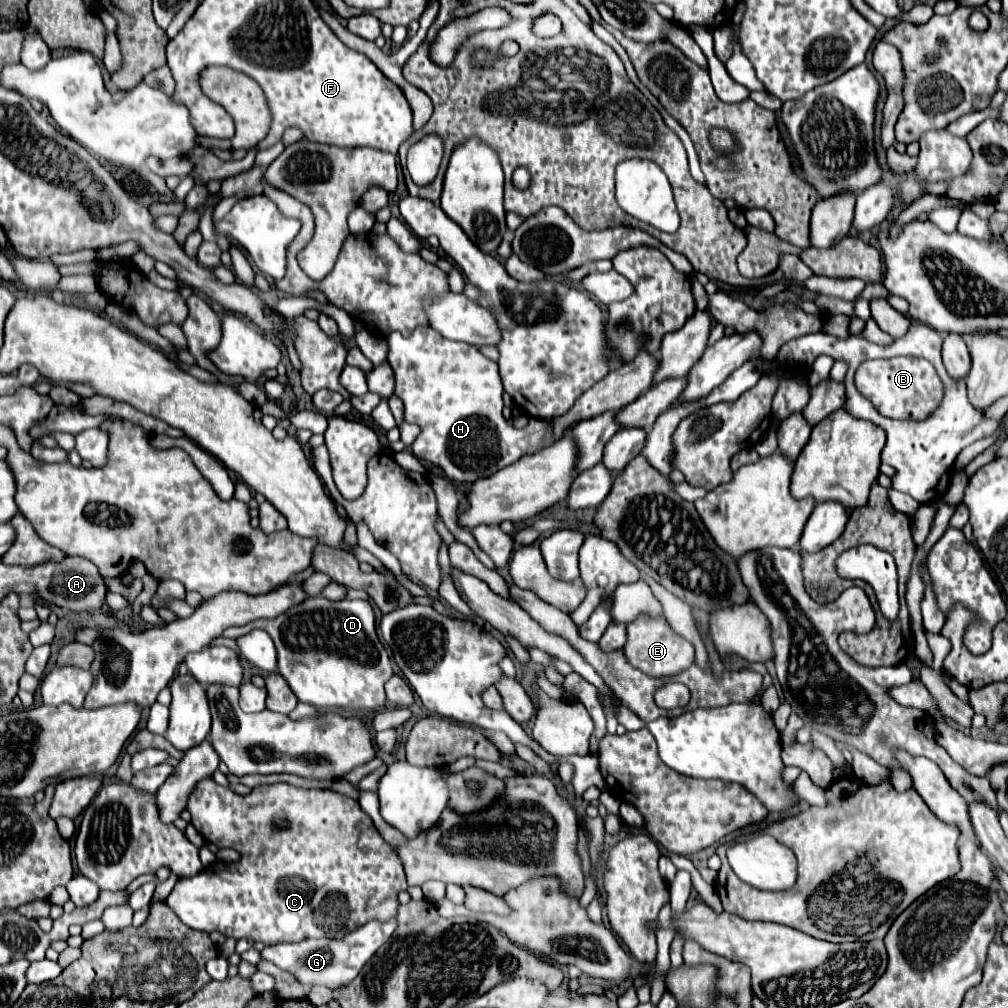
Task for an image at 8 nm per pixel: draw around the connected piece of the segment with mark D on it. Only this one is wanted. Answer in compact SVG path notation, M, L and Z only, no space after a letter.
M319 595L299 603L277 619L261 619L247 627L263 629L271 635L277 647L279 673L287 679L299 701L317 709L375 709L385 705L383 685L391 679L393 667L377 637L375 611L369 601L329 601Z

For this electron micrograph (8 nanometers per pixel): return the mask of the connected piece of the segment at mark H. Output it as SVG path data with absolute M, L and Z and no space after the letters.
M417 327L409 337L403 337L401 333L391 333L387 337L387 343L389 365L395 371L395 395L405 405L405 421L421 427L419 437L411 445L417 459L441 467L453 483L473 483L543 447L543 431L547 431L549 419L529 419L527 427L523 429L515 429L513 425L509 425L501 415L503 383L497 371L497 363L487 359L477 347L449 341L433 327Z

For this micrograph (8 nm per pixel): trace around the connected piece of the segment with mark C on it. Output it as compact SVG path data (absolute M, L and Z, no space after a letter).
M203 779L189 795L187 811L191 813L191 825L205 841L231 847L241 855L235 863L213 863L199 875L175 883L165 903L191 929L221 931L233 939L247 937L275 945L309 937L343 937L371 919L393 919L397 915L397 895L407 889L403 863L373 827L371 817L351 797L341 793L267 795L267 785L255 787L249 795L237 795L213 779Z

